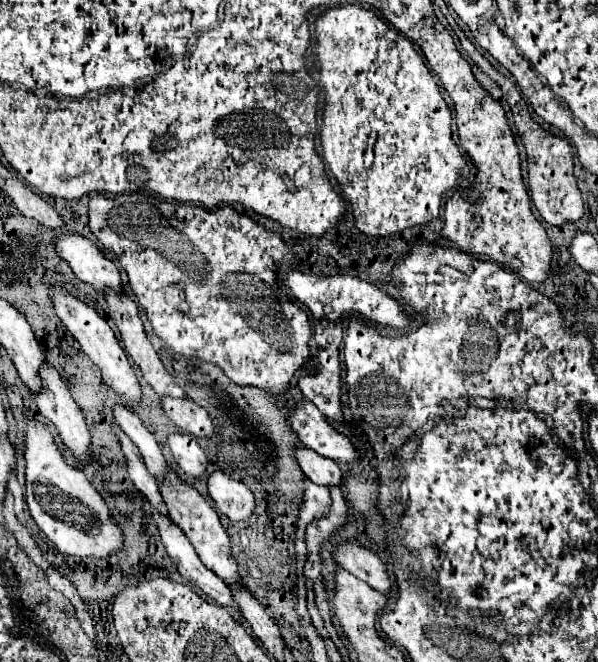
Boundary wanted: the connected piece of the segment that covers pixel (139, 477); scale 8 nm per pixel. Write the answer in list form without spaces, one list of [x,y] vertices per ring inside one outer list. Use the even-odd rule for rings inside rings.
[[[115,426],[115,434],[119,438],[119,444],[121,444],[121,452],[123,452],[123,458],[127,462],[127,472],[129,472],[129,478],[133,482],[133,486],[143,494],[143,496],[149,496],[151,498],[151,504],[157,504],[161,506],[163,514],[167,514],[167,508],[163,506],[163,500],[161,500],[161,494],[159,494],[159,488],[157,488],[157,482],[153,480],[153,476],[147,472],[145,464],[143,464],[143,458],[137,450],[137,446],[125,436],[123,430],[119,430]]]

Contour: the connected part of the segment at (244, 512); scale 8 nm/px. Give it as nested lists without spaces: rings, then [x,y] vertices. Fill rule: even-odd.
[[[215,470],[207,478],[207,488],[219,514],[227,516],[229,520],[247,520],[251,516],[255,508],[255,498],[245,484]]]

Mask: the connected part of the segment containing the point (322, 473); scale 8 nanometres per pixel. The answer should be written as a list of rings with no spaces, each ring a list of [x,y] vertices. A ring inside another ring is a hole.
[[[295,448],[295,458],[303,470],[303,474],[313,480],[315,484],[339,484],[341,482],[341,470],[331,458],[323,458],[315,454],[309,448]]]

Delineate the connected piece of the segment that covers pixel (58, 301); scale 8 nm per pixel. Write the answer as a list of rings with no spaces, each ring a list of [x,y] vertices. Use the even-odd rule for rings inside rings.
[[[51,284],[51,286],[49,286],[49,296],[51,296],[51,300],[53,300],[53,310],[55,310],[57,318],[59,318],[59,320],[65,324],[65,328],[73,334],[73,338],[79,342],[81,350],[93,360],[93,364],[99,366],[99,370],[101,370],[101,374],[103,374],[103,380],[105,380],[109,386],[113,386],[119,394],[123,394],[127,400],[131,400],[131,402],[141,400],[141,388],[139,388],[137,376],[135,376],[135,372],[133,372],[133,368],[131,368],[131,364],[129,364],[129,360],[127,360],[125,350],[121,348],[121,344],[119,344],[119,340],[117,340],[113,328],[105,322],[105,318],[101,318],[101,316],[97,314],[97,310],[91,308],[89,304],[77,300],[67,288],[61,288],[61,286]]]

